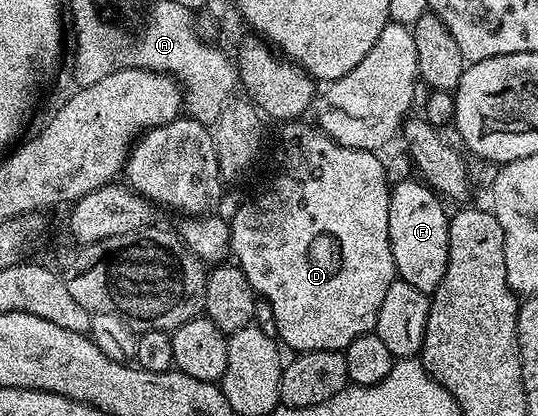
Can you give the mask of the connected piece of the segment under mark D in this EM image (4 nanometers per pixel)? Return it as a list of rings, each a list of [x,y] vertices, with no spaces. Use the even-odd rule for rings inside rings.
[[[291,122],[286,125],[283,137],[279,140],[279,148],[283,151],[283,161],[279,164],[279,173],[271,184],[271,192],[263,192],[256,200],[247,200],[232,216],[229,216],[231,226],[231,256],[234,263],[249,278],[249,286],[260,297],[267,299],[271,307],[271,316],[275,319],[274,331],[284,345],[295,348],[296,353],[329,350],[337,352],[345,350],[349,342],[374,333],[377,314],[381,310],[381,302],[389,291],[389,286],[396,280],[397,273],[393,262],[393,250],[389,242],[389,198],[392,185],[387,183],[383,160],[374,151],[351,149],[339,145],[333,138],[324,134],[317,126],[311,128],[304,122]]]

